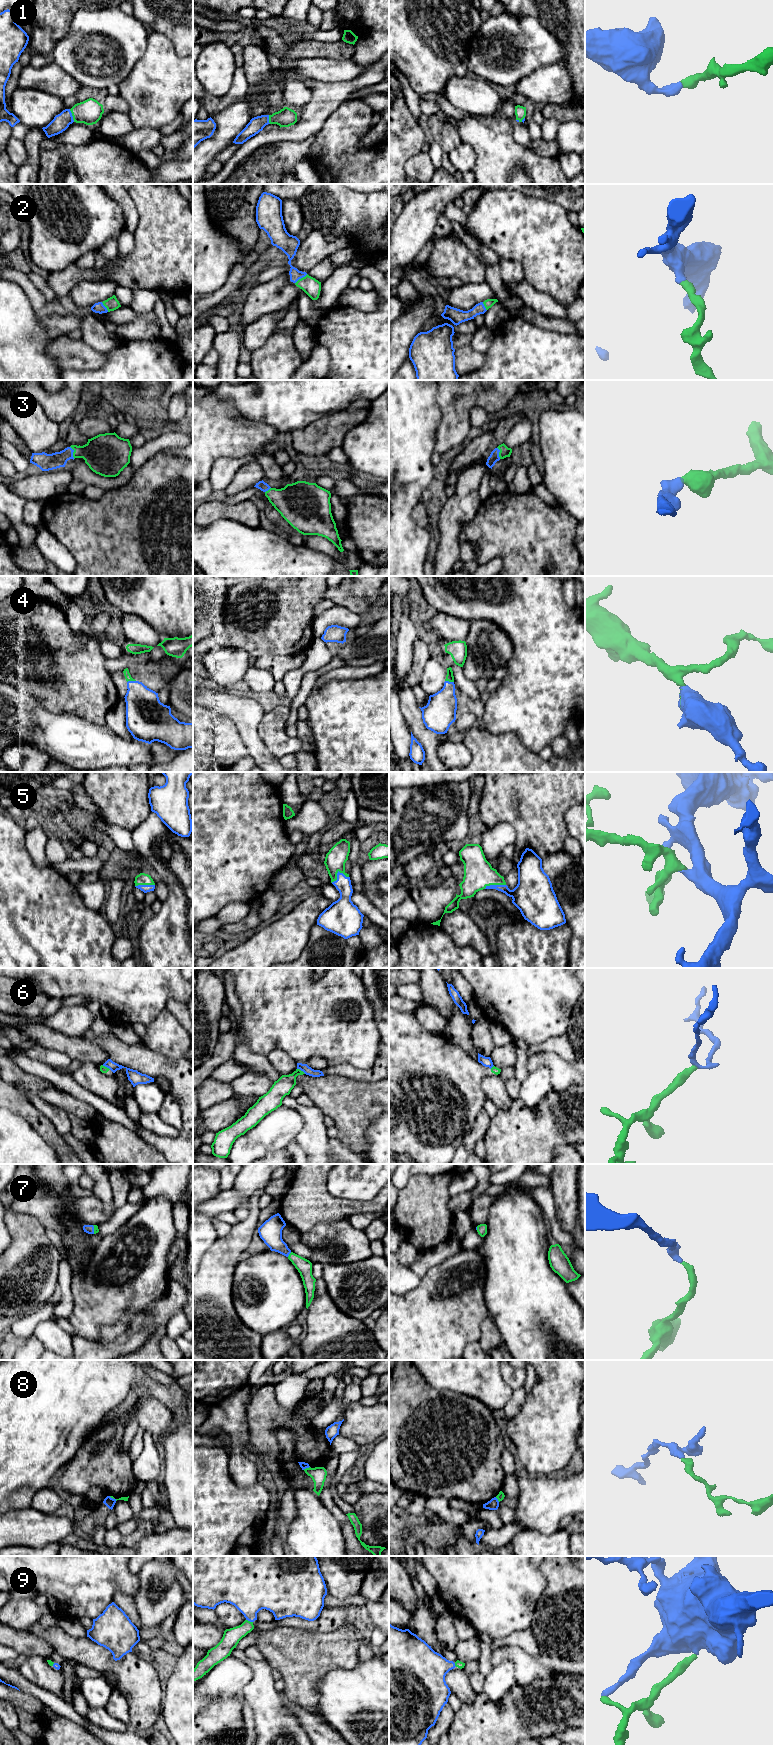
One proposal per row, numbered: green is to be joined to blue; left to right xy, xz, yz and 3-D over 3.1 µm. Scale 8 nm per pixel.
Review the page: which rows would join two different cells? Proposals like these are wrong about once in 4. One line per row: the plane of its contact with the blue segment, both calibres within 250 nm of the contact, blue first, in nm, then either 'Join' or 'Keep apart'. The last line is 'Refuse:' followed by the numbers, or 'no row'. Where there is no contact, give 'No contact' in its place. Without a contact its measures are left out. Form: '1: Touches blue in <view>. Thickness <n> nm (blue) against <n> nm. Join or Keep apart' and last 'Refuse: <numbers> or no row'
1: Touches blue in xy. Thickness 140 nm (blue) against 200 nm. Join
2: Touches blue in xz. Thickness 110 nm (blue) against 140 nm. Join
3: Touches blue in xy. Thickness 140 nm (blue) against 320 nm. Join
4: Touches blue in xy. Thickness 280 nm (blue) against 50 nm. Join
5: Touches blue in xz. Thickness 130 nm (blue) against 170 nm. Join
6: Touches blue in xz. Thickness 70 nm (blue) against 140 nm. Keep apart
7: Touches blue in xz. Thickness 180 nm (blue) against 120 nm. Join
8: Touches blue in xy. Thickness 80 nm (blue) against 20 nm. Keep apart
9: Touches blue in xz. Thickness 380 nm (blue) against 140 nm. Join
Refuse: 6, 8

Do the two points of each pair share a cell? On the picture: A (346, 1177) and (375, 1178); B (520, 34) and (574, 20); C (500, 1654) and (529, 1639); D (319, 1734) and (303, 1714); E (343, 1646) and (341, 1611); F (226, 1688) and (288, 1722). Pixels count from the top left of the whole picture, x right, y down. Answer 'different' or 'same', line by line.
A: same
B: different
C: different
D: same
E: different
F: different

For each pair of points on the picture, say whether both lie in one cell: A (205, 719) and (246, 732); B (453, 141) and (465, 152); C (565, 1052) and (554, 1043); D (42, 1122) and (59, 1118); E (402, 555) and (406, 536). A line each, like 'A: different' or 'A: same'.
A: different
B: different
C: same
D: different
E: same

